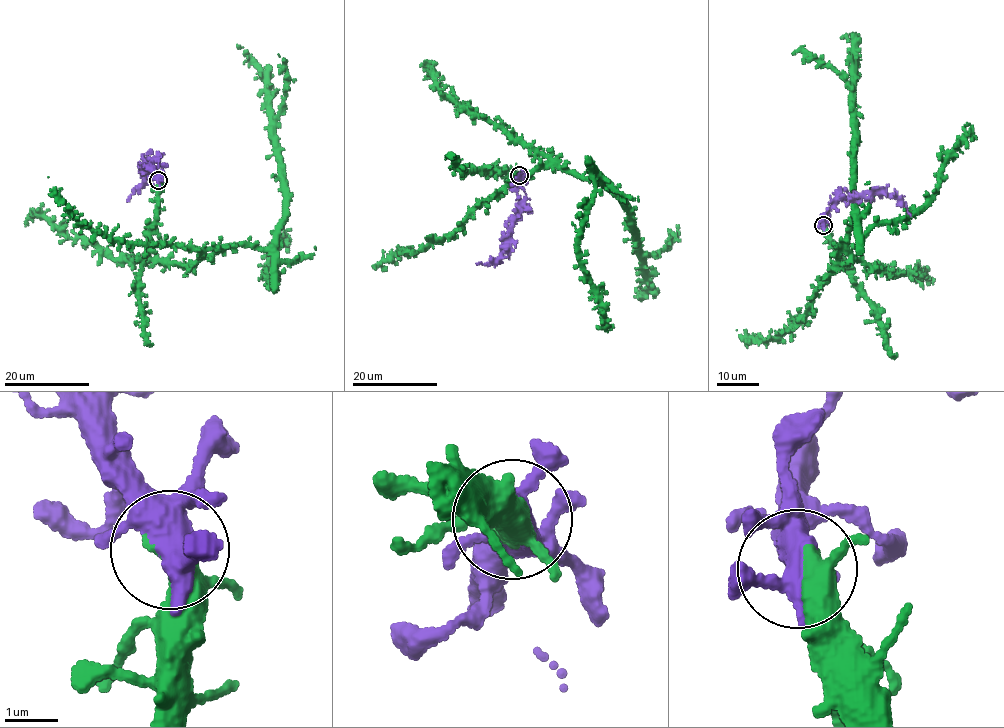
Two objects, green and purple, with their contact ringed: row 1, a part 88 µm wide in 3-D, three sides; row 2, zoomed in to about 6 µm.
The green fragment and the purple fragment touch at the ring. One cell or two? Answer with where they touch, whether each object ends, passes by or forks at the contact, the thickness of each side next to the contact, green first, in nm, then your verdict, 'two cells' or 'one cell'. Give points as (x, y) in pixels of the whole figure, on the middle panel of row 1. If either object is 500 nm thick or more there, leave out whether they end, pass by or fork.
at (519, 175); green passes by; purple forks there; 400 nm thick on the green side, 400 nm on the other; one cell

